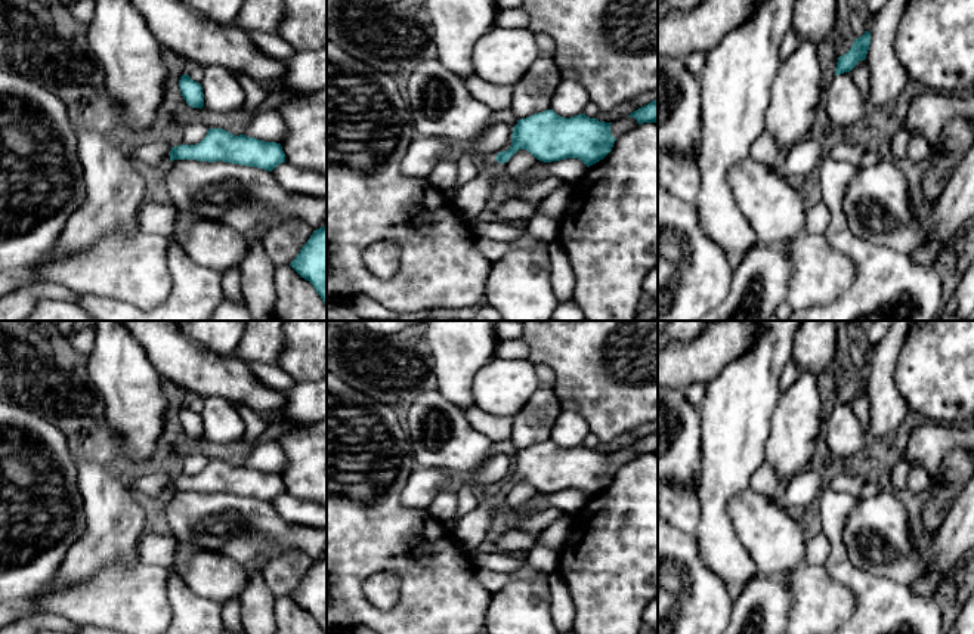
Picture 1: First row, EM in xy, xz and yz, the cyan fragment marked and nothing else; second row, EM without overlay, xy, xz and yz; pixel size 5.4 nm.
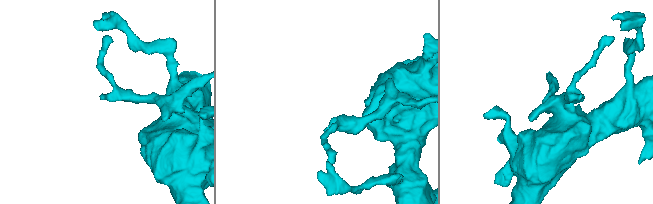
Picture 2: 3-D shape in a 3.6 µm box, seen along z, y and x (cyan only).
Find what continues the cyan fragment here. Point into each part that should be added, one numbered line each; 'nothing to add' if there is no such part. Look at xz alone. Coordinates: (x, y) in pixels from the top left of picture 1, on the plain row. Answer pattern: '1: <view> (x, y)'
1: xz (469, 532)

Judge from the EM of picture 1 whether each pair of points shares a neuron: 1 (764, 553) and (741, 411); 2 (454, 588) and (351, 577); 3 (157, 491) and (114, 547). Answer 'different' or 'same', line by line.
1: different
2: same
3: different

